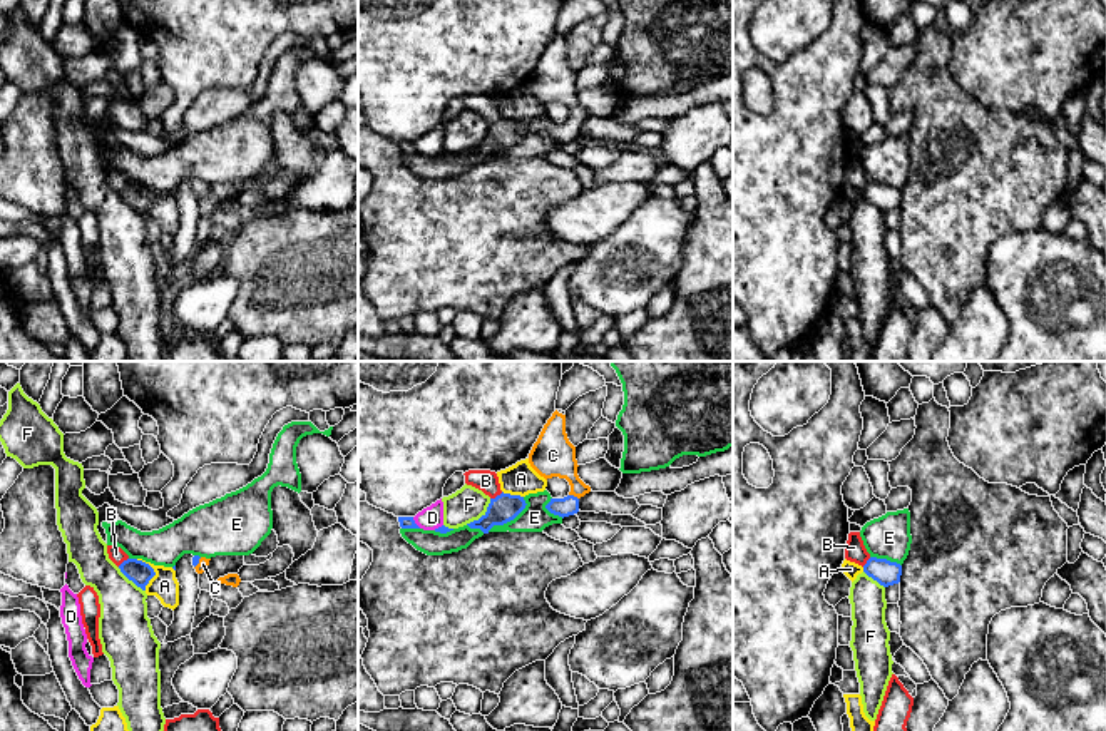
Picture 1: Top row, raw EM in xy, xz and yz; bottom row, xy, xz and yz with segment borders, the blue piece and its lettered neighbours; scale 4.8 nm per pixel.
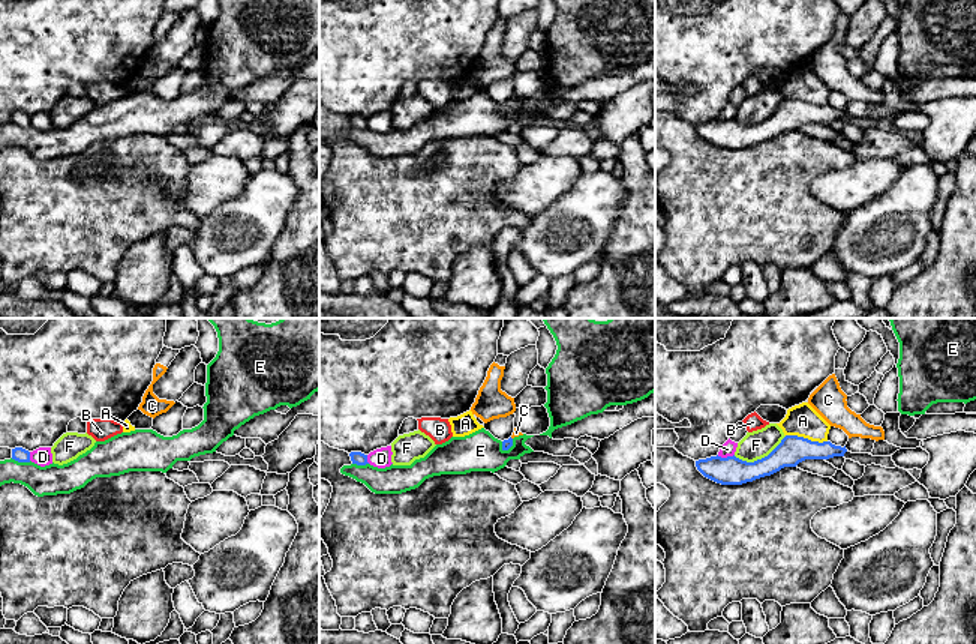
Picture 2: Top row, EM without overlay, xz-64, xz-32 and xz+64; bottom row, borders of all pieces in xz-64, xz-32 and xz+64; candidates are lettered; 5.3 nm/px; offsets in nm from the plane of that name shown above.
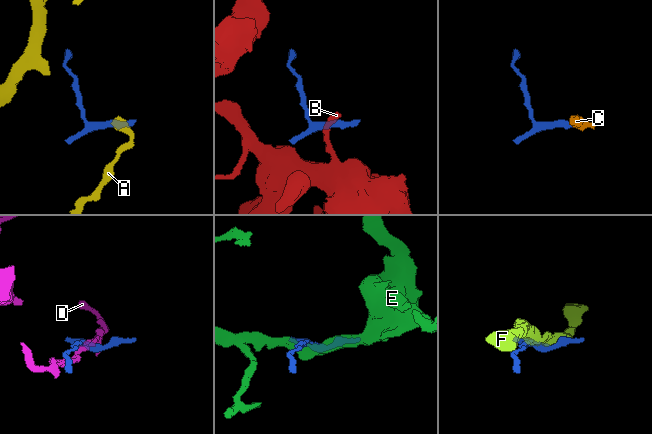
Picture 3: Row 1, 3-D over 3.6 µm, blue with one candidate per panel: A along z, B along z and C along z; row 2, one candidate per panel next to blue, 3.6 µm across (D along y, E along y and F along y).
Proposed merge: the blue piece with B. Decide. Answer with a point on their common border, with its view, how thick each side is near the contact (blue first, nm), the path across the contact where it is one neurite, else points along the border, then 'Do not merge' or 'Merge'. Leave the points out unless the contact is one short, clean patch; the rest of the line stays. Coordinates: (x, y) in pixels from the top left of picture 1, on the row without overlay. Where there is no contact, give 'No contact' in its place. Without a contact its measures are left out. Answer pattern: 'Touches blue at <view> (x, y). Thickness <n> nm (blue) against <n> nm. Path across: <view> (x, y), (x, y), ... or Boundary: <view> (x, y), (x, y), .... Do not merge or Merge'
Touches blue at xz (497, 121). Thickness 140 nm (blue) against 110 nm. Boundary: xz (502, 117), (491, 124). Do not merge

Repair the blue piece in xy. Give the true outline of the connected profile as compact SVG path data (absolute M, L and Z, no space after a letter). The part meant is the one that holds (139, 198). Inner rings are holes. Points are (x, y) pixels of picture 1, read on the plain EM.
M137 184L124 186L119 194L129 206L132 206L142 216L146 216L146 211L156 201L154 194L149 189Z

